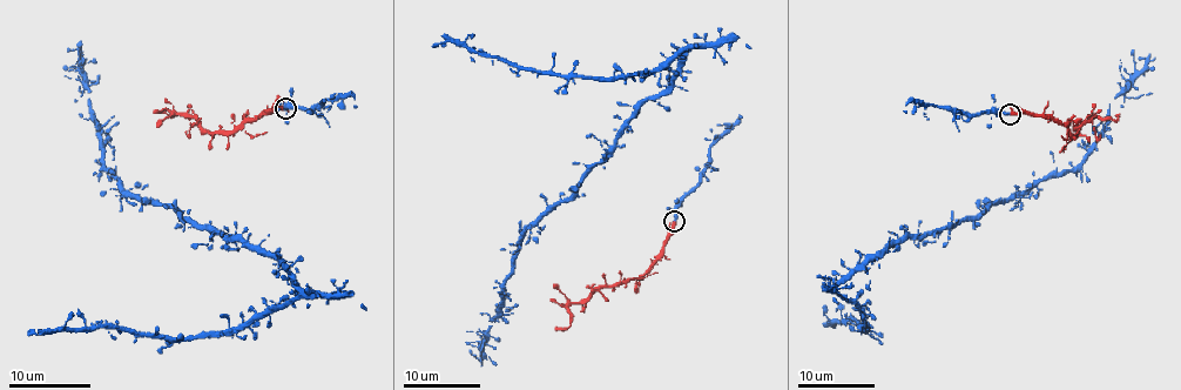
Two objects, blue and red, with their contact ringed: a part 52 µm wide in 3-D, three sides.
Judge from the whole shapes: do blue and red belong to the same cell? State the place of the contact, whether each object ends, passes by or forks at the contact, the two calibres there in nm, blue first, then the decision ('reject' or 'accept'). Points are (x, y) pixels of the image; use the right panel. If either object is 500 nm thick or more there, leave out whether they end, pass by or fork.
at (1010, 114); blue ends there; red ends there; 340 nm thick on the blue side, 420 nm on the other; accept

